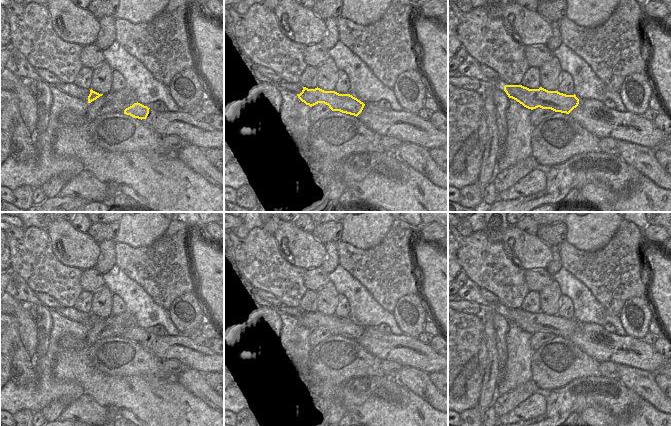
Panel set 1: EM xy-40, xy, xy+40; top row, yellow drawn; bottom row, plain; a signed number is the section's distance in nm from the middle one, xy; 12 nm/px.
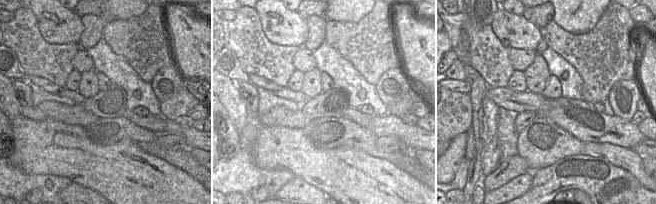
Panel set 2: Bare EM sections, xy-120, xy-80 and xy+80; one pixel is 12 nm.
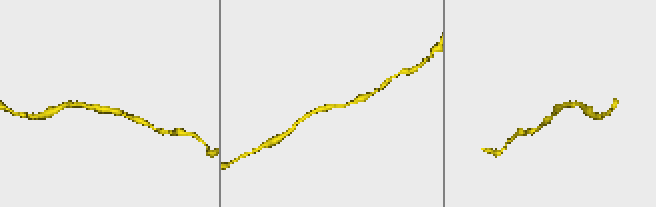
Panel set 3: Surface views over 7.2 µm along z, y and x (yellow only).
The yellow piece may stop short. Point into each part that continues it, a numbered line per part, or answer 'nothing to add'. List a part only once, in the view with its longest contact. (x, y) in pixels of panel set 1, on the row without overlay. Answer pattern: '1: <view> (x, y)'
nothing to add

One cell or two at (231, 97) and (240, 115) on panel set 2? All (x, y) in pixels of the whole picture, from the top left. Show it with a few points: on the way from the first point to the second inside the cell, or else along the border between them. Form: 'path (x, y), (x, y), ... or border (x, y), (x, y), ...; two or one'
path (231, 101), (237, 111); one

